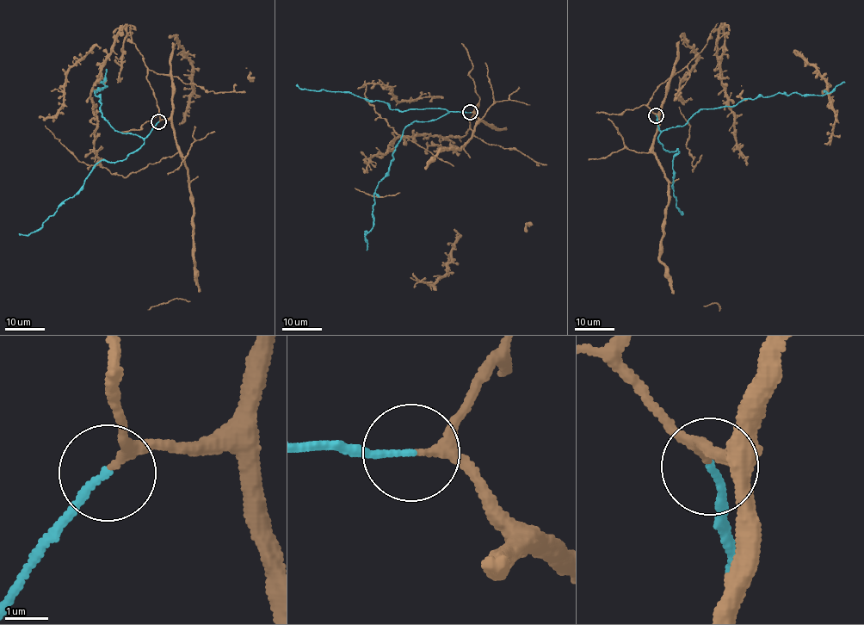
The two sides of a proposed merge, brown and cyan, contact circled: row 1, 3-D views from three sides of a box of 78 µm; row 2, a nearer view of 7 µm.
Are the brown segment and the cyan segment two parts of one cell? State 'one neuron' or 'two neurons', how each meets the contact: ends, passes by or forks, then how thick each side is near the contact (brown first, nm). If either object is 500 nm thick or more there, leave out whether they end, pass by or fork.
one neuron; brown passes by; cyan ends; calibres 180 and 150 nm

